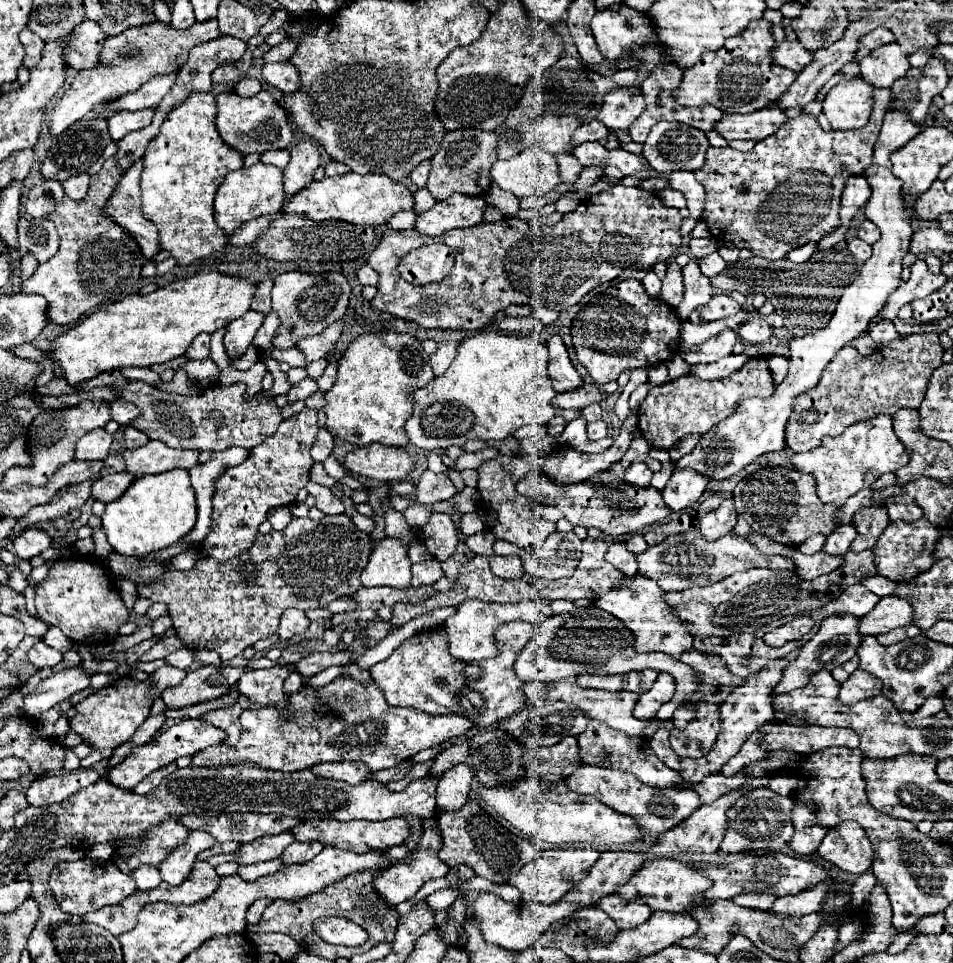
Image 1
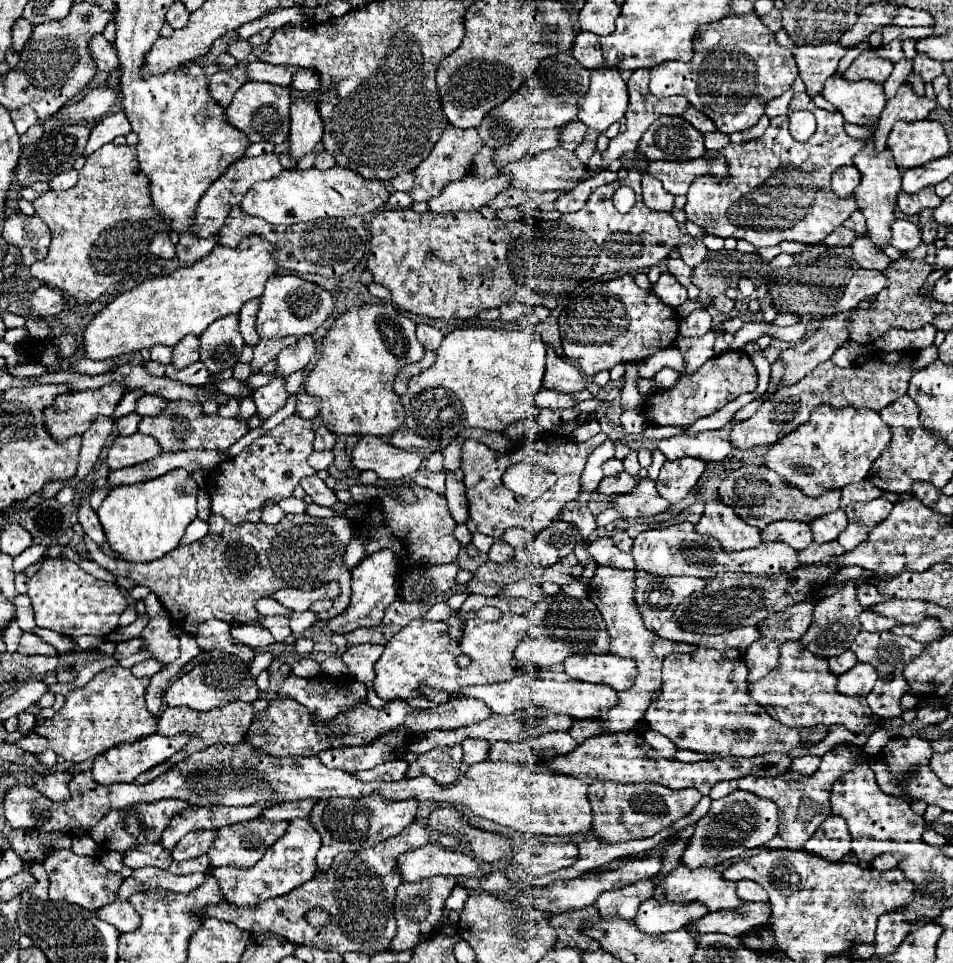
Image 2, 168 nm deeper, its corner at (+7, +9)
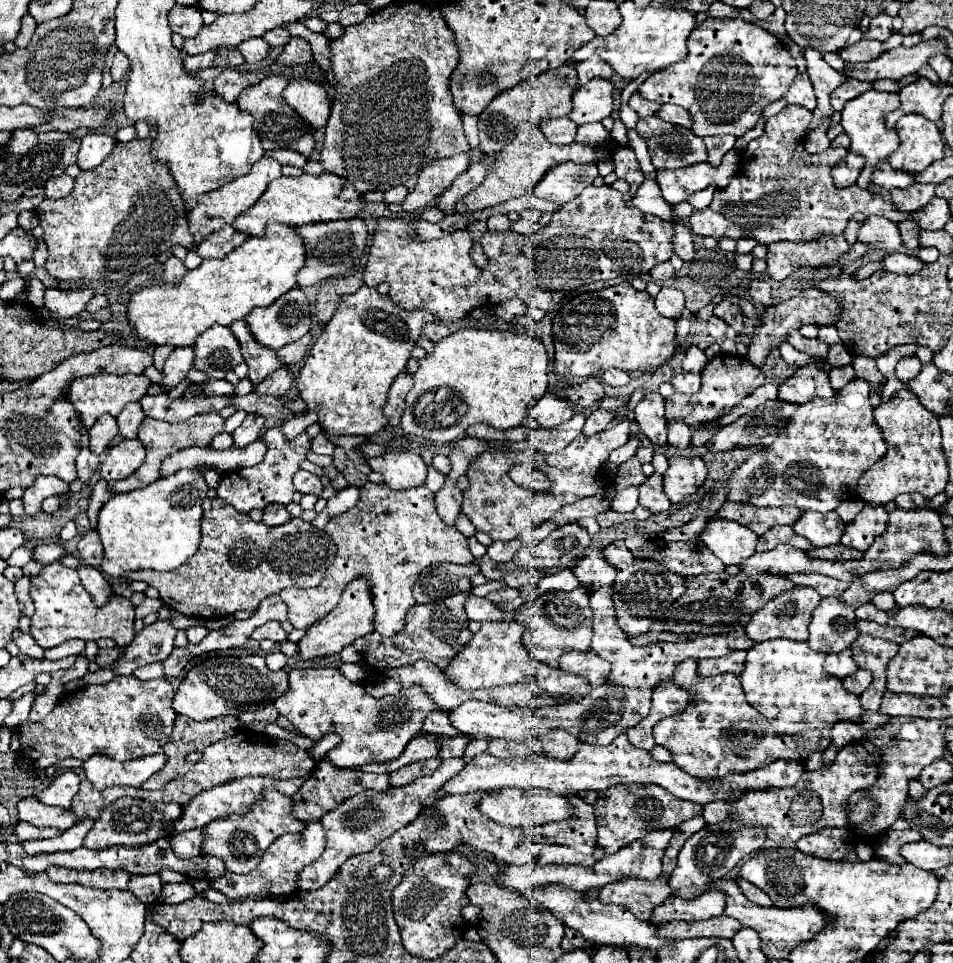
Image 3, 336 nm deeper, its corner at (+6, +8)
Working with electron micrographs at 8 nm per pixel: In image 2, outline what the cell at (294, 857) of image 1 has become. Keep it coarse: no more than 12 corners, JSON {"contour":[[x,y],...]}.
{"contour":[[309,818],[253,868],[215,868],[235,906],[255,906],[311,880],[319,834]]}

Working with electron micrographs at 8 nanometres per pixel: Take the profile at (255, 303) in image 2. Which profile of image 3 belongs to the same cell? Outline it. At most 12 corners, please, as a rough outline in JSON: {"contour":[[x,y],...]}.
{"contour":[[246,321],[230,331],[240,343],[252,385],[286,367],[278,355],[254,341]]}

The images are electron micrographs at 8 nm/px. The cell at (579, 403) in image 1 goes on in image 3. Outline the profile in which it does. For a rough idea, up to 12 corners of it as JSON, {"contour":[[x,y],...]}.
{"contour":[[550,393],[532,409],[542,429],[572,419],[574,409]]}

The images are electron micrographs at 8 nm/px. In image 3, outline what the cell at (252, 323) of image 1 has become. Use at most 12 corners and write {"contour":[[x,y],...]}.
{"contour":[[214,325],[194,343],[194,369],[224,379],[242,353],[228,327]]}

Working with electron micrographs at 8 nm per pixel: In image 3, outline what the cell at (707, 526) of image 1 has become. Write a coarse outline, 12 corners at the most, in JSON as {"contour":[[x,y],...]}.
{"contour":[[710,519],[700,541],[724,563],[754,555],[758,537],[744,525]]}

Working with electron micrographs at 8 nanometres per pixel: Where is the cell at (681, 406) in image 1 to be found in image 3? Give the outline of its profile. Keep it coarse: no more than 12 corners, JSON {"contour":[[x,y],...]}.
{"contour":[[718,355],[702,389],[666,399],[666,419],[700,425],[764,385],[744,357]]}

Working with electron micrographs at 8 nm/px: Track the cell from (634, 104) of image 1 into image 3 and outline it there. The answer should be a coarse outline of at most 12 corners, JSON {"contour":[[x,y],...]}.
{"contour":[[592,79],[572,95],[576,125],[602,121],[612,111],[614,83]]}

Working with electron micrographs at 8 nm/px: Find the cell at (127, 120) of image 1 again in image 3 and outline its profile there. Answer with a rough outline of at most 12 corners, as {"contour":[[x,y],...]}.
{"contour":[[102,133],[84,135],[76,165],[92,171],[116,145]]}

